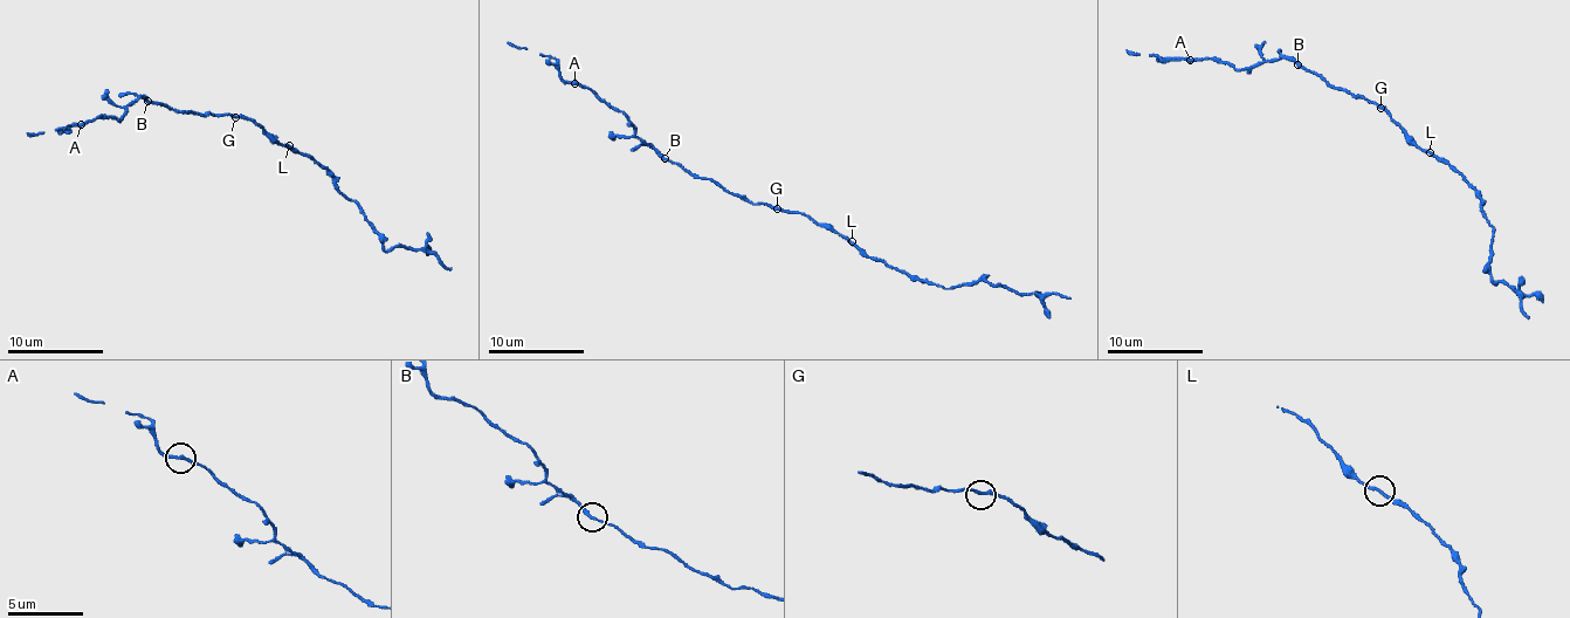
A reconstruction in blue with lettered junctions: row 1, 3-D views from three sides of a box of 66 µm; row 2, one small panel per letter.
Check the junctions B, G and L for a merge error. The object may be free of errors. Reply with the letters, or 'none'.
none

